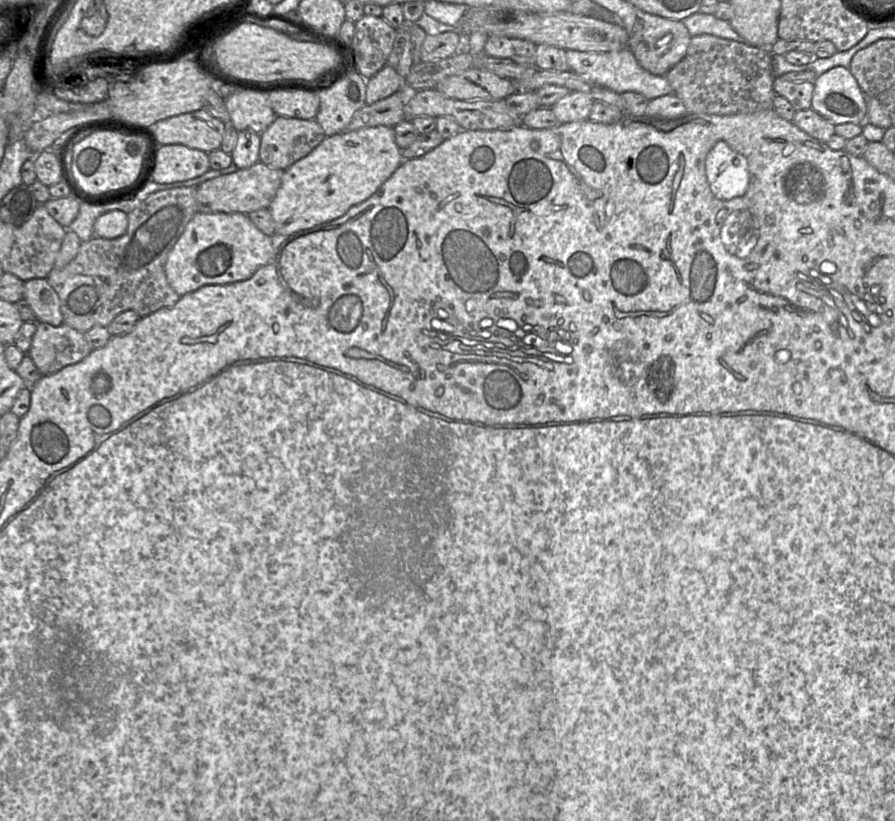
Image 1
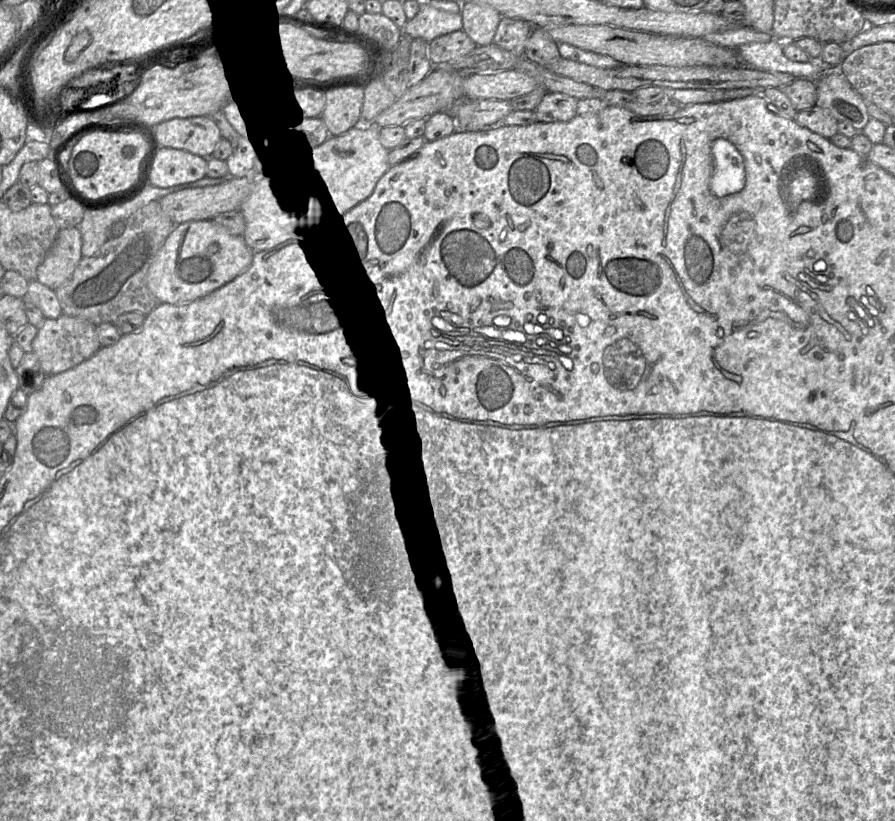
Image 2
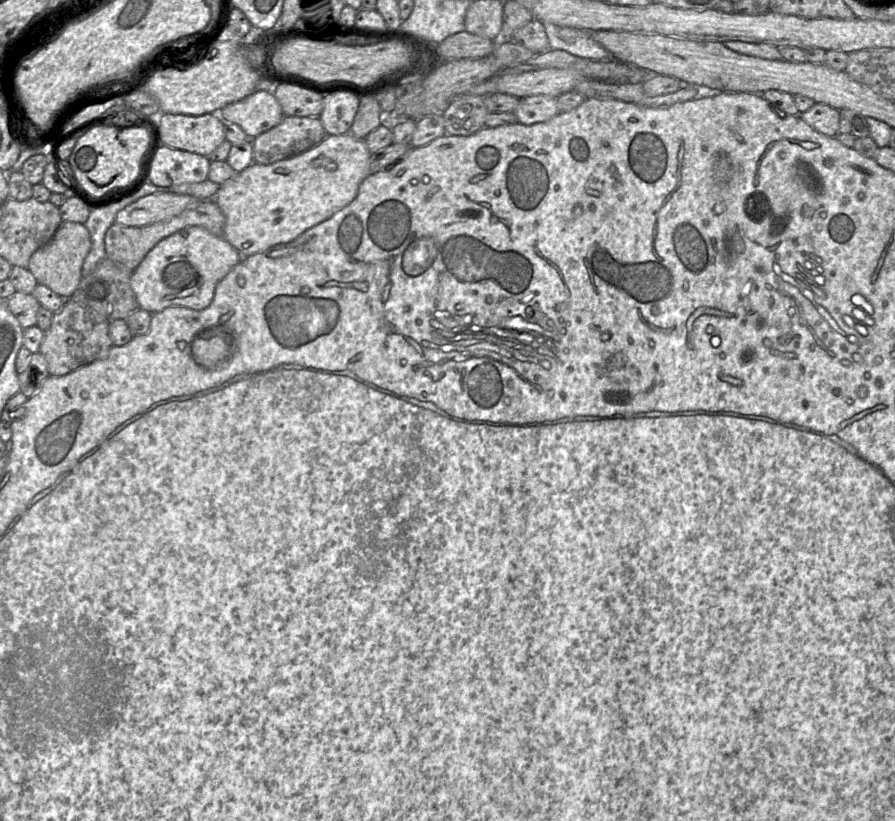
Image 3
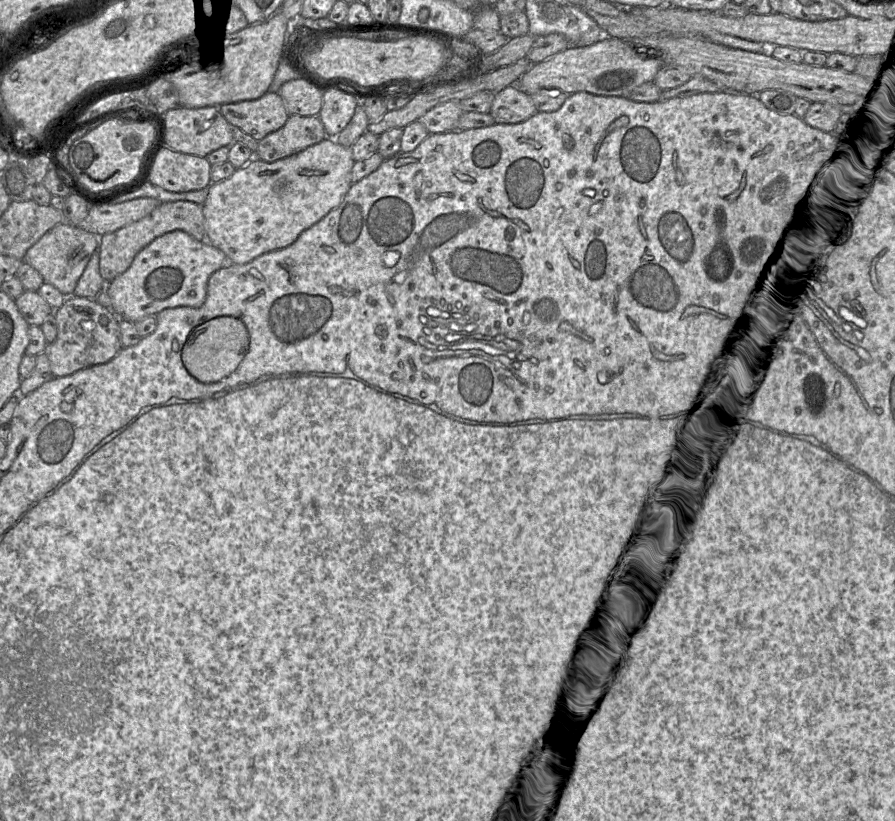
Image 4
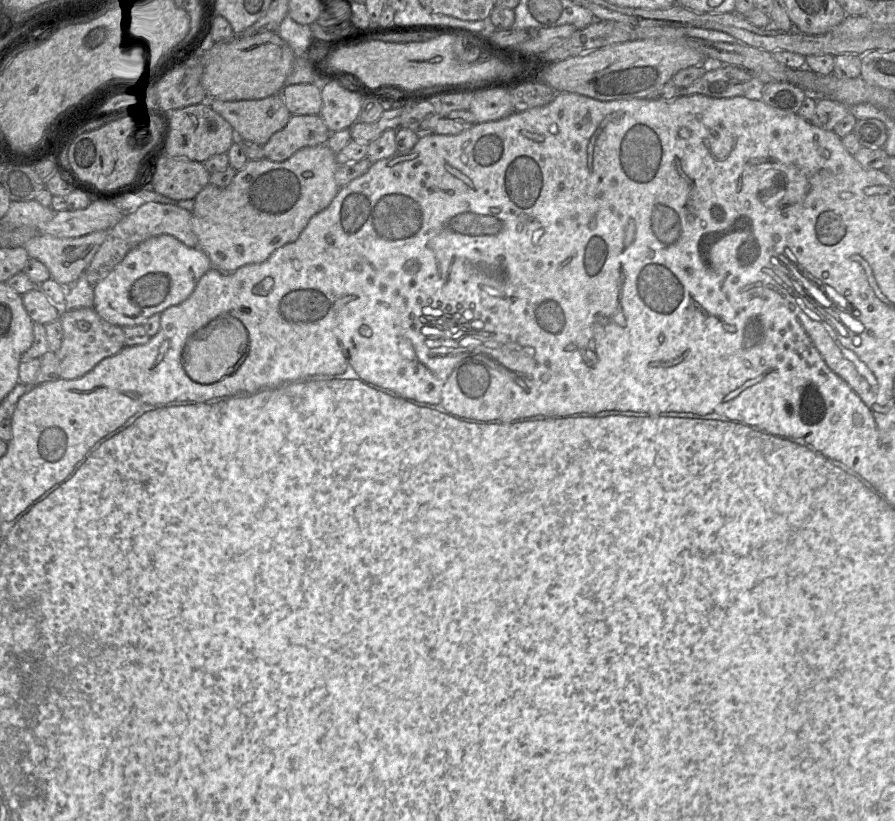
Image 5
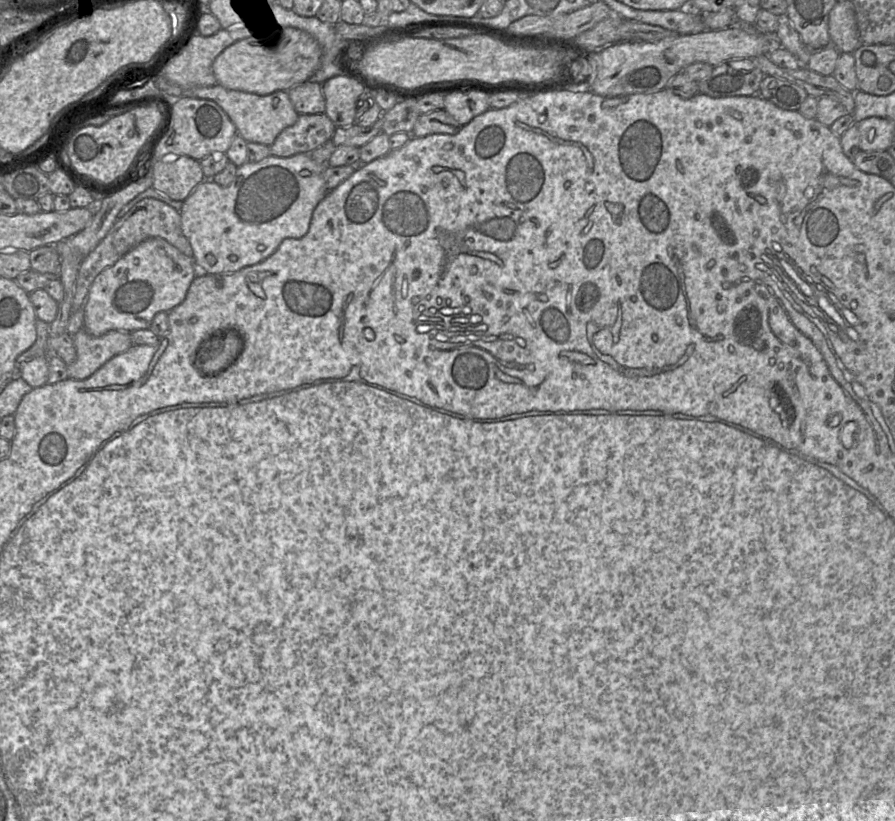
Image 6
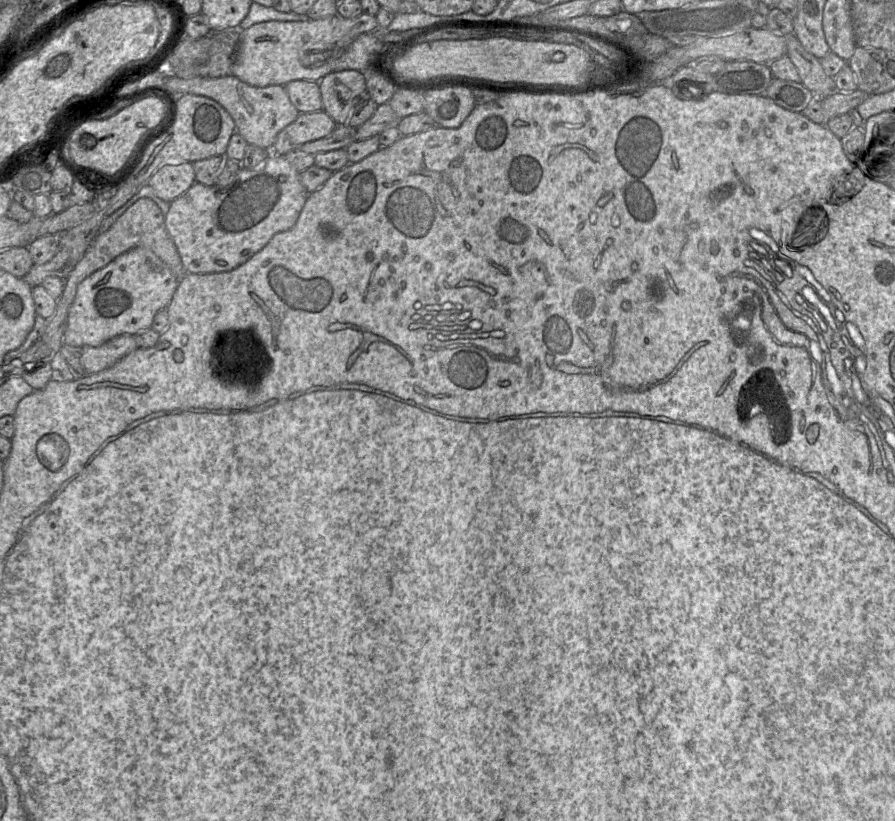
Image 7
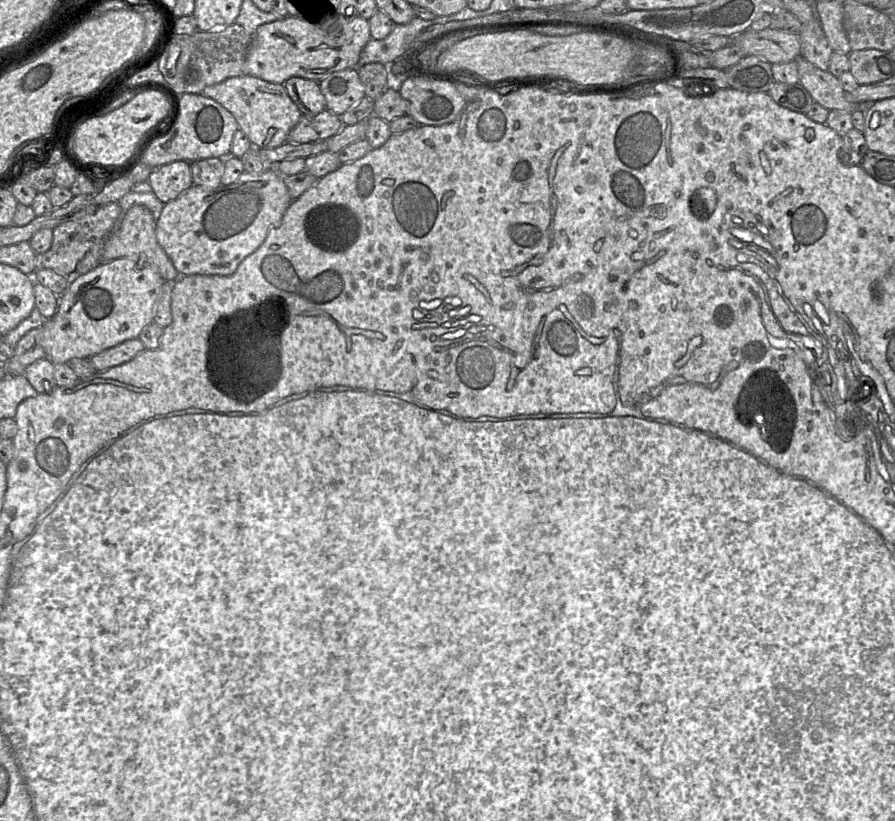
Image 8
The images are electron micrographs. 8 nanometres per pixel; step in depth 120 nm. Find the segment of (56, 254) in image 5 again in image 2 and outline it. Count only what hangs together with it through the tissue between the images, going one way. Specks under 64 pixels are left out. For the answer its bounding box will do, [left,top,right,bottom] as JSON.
[36,227,82,290]

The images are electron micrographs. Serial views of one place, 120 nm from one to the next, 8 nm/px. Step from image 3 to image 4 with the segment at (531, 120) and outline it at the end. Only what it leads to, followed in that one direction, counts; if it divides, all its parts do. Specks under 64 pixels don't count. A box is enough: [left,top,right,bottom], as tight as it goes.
[490,84,537,124]

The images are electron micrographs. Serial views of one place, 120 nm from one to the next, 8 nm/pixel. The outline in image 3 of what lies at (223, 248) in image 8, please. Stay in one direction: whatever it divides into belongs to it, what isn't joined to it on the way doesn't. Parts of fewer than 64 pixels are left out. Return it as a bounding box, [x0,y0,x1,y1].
[213,133,371,257]

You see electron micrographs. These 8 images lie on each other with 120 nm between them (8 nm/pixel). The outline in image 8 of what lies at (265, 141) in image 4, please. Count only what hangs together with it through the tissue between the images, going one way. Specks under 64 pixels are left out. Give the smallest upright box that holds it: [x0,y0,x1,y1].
[287,110,342,144]

